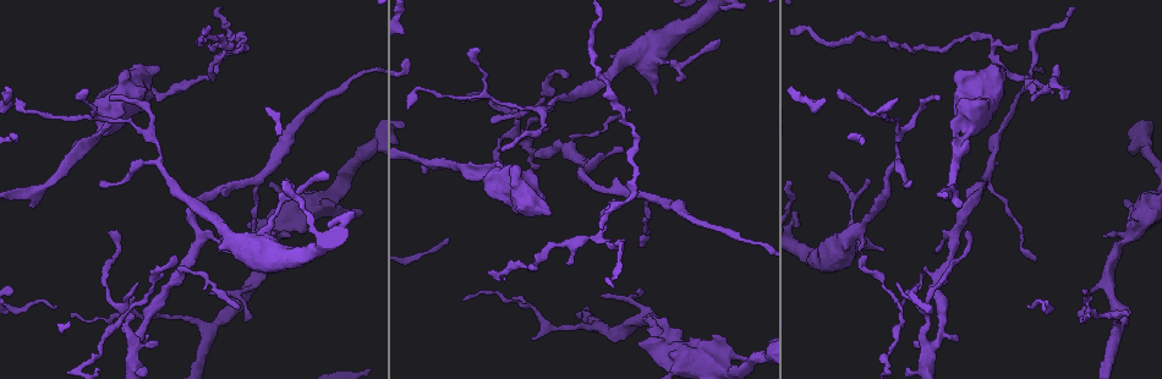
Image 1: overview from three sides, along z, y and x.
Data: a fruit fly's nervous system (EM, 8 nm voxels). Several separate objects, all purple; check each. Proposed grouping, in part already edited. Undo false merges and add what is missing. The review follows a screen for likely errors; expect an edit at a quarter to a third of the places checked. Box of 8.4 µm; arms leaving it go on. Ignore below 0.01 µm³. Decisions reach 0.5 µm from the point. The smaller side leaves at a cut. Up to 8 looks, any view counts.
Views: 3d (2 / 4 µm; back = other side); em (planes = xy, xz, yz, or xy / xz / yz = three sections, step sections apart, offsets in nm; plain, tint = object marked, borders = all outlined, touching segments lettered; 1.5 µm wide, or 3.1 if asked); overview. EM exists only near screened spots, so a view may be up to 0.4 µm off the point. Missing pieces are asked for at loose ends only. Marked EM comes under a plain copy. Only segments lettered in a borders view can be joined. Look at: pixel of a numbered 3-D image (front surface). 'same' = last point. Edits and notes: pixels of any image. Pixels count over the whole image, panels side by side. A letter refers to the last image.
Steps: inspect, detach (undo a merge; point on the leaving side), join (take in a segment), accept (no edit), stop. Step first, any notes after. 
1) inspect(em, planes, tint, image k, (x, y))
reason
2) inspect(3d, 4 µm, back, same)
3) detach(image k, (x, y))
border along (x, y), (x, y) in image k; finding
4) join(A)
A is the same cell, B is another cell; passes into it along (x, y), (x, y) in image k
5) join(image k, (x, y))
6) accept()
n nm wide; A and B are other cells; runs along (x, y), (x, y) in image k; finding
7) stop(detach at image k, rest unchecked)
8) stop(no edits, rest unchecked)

inspect(em, planes, borders, image 1, (885, 249))
an open end

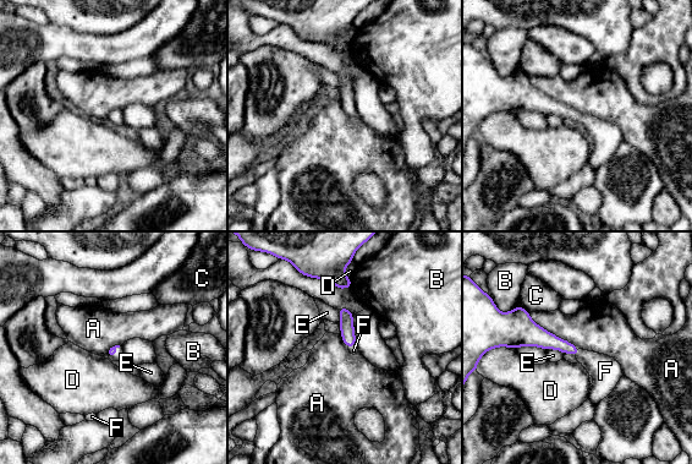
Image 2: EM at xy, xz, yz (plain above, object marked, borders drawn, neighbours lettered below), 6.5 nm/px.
join(F)
F is the same cell, A, B, C, D and E are other cells; passes into it along (544, 339), (578, 351), (605, 371) in image 2; it goes on there

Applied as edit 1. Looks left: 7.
inspect(em, yz, step 4, tint, image 1, (835, 93))
thin end

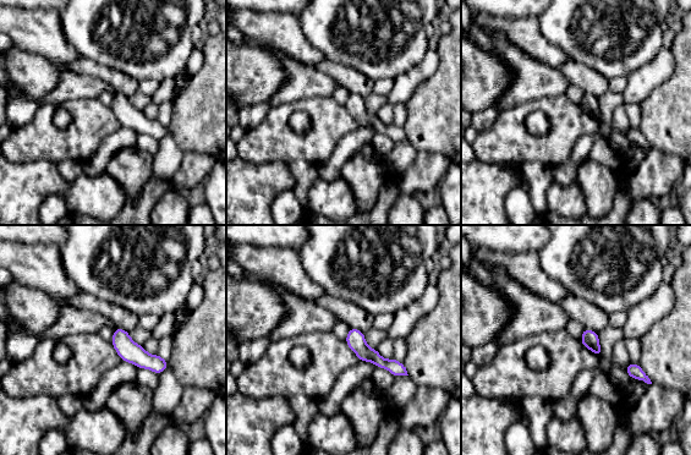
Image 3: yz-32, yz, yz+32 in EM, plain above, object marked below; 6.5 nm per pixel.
inspect(em, planes, borders, same)
another direction

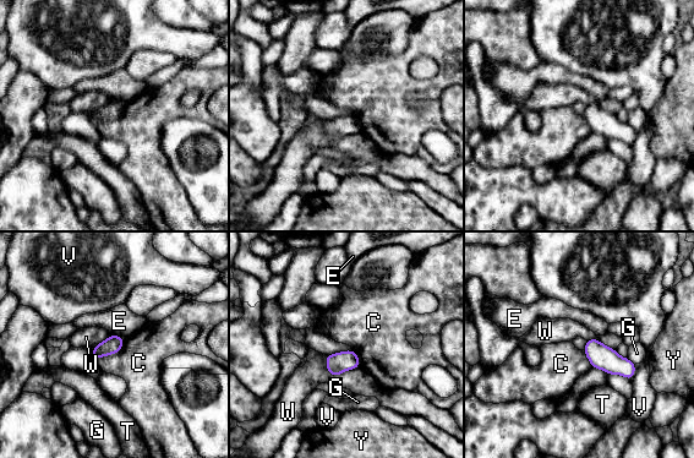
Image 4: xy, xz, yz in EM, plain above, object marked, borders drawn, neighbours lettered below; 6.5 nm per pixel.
accept()
120 nm wide; C, E, G, T, V, W and Y are other cells; border along (125, 339), (116, 353), (96, 360) in image 4; no lettered segment goes on from it

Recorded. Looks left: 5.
inspect(3d, 4 µm, image 1, (95, 95))
an open end

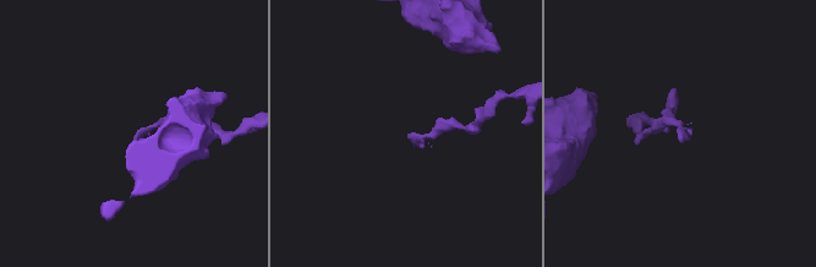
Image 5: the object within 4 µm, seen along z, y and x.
inspect(em, planes, borders, image 5, (409, 134))
need the tissue

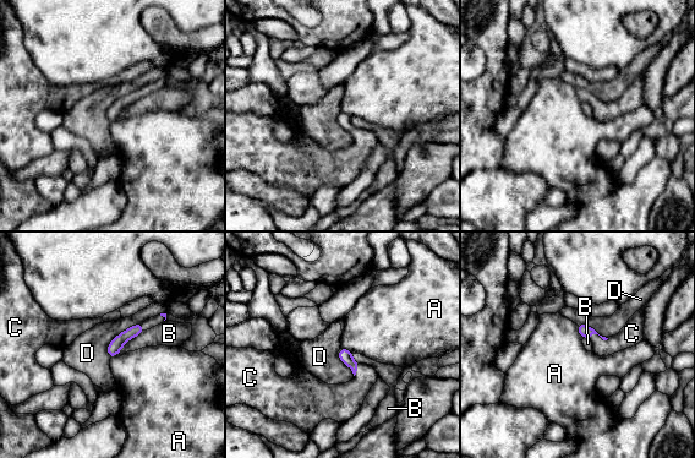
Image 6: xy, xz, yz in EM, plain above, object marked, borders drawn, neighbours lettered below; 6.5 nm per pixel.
join(C)
C is the same cell, A, B and D are other cells; it goes on there

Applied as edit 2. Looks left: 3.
stop(join at image 2, join at image 6, rest unchecked)

